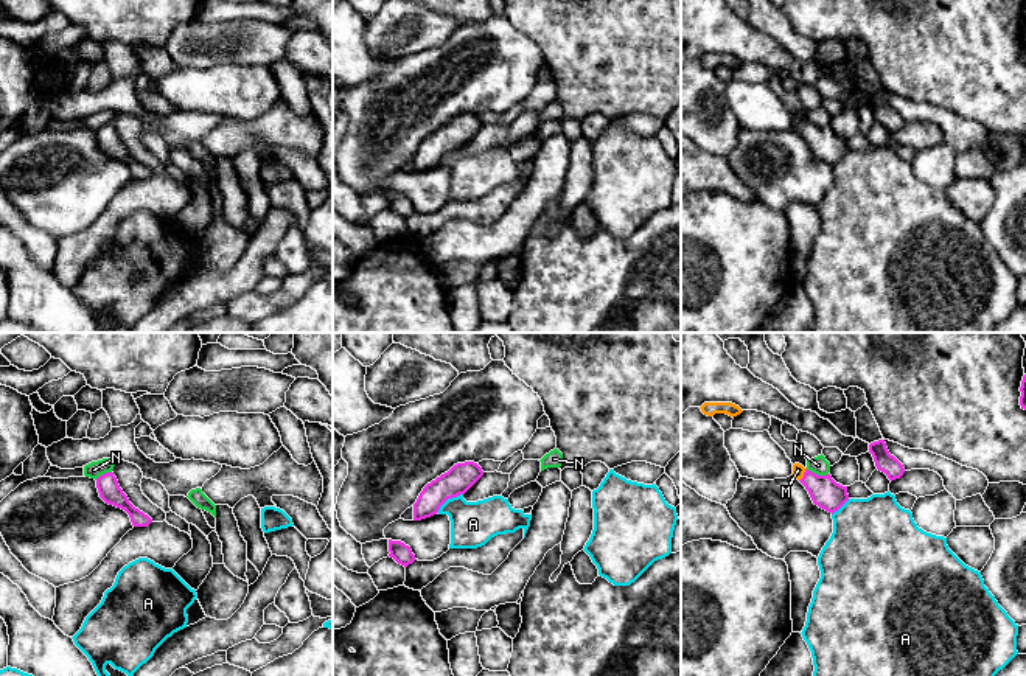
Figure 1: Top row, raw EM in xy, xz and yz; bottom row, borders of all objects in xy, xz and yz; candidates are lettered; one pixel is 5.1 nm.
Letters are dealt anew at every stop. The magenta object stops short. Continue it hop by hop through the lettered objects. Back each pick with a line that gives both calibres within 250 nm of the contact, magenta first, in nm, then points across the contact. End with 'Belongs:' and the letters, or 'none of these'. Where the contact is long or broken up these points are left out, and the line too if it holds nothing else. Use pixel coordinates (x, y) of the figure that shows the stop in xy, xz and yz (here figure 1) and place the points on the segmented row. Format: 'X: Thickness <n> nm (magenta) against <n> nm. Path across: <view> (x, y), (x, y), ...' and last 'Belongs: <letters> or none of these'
M: Thickness 160 nm (magenta) against 60 nm. Path across: yz (826, 493), (804, 474), (798, 470)
Belongs: M

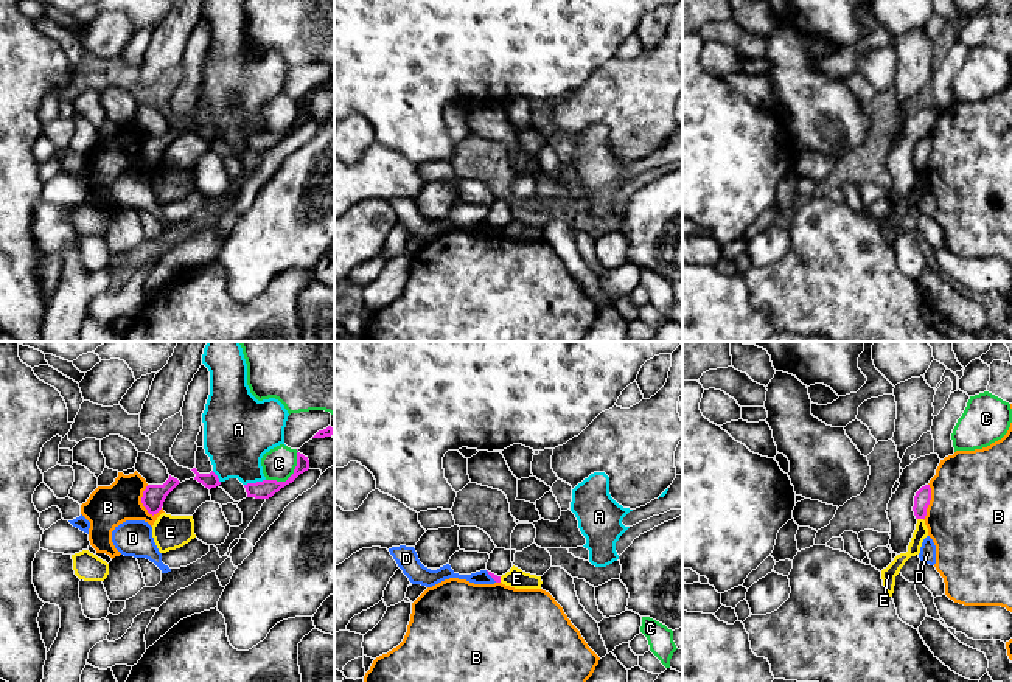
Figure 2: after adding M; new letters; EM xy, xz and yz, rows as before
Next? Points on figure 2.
Belongs: none of these

